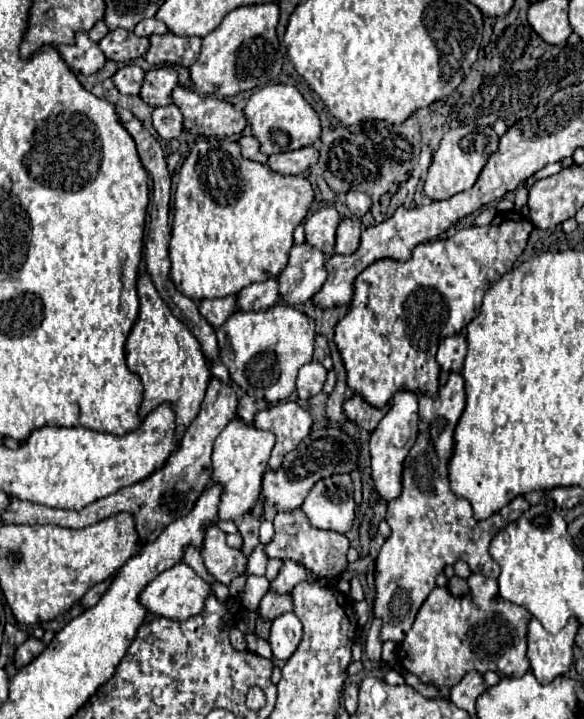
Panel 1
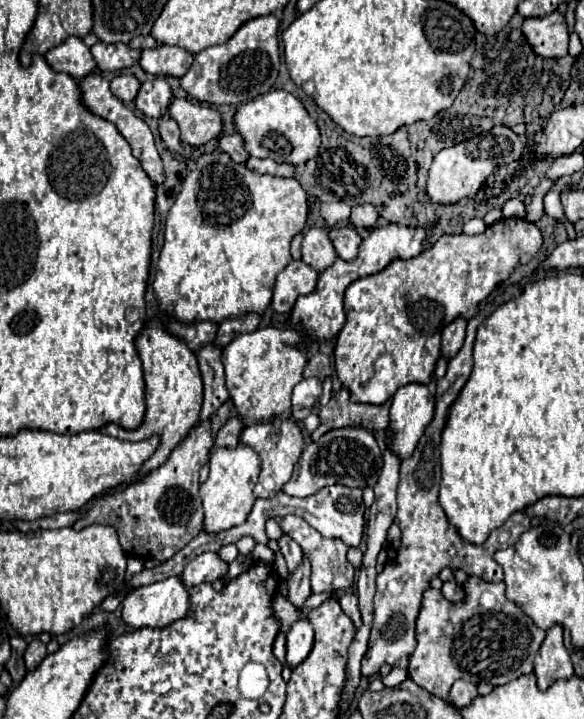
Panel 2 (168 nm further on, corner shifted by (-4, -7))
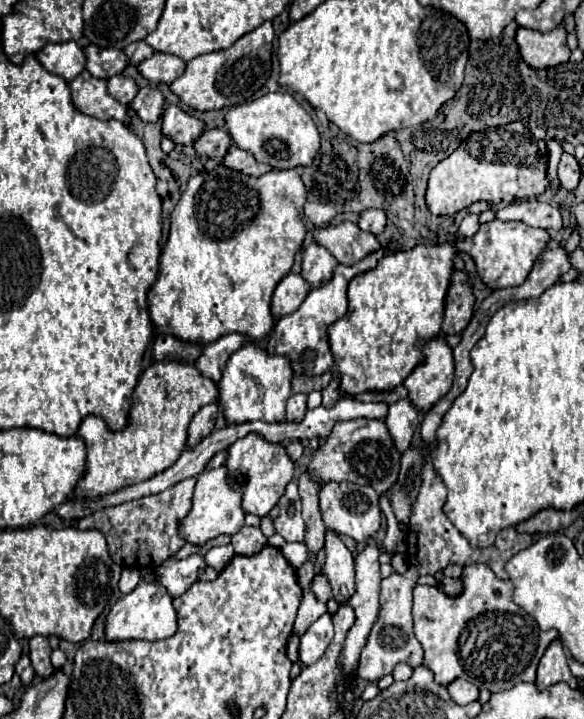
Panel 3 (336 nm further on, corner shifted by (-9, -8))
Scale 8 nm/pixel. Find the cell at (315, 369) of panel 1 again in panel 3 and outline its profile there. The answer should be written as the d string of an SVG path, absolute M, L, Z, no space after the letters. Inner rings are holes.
M293 394L287 400L287 422L301 422L307 412L307 394Z

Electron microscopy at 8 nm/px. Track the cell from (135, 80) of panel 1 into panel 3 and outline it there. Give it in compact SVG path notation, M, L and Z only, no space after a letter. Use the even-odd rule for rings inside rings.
M123 74L109 78L109 94L113 98L117 98L121 104L129 106L133 102L133 98L137 96L137 92L139 92L139 86L133 78L127 78Z

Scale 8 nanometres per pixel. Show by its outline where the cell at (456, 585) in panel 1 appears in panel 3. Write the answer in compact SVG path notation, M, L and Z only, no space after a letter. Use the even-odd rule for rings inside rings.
M443 578L441 580L441 590L449 596L459 596L463 592L463 584L459 578Z

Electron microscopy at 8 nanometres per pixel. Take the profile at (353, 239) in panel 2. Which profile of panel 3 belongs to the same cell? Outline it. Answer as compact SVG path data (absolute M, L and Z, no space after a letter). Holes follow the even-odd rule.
M341 222L337 226L315 228L315 242L325 246L341 264L353 266L363 256L381 248L377 238L369 232L363 232L353 222Z

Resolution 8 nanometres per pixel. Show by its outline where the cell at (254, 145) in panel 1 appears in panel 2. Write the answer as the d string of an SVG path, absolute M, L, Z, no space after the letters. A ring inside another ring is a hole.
M232 133L232 135L222 135L216 143L216 147L224 153L230 155L230 159L234 163L244 163L244 159L248 159L248 153L244 151L244 145L242 145L242 139L238 133Z

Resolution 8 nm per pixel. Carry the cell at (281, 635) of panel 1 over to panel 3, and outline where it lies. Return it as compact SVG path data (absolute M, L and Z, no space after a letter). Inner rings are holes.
M323 614L317 622L313 622L307 632L301 636L301 646L299 646L299 660L309 666L317 662L329 642L333 640L333 624L331 624L331 614Z

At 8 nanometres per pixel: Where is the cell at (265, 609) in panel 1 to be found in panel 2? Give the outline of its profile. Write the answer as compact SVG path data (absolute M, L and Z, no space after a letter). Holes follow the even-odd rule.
M304 555L300 565L294 569L294 573L288 579L288 599L296 605L302 607L304 601L312 595L310 591L310 559Z

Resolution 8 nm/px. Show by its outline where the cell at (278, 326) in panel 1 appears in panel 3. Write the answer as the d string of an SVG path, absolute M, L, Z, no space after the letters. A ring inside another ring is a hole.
M245 342L229 360L219 380L219 402L223 414L231 424L243 424L249 420L281 422L285 420L285 404L291 396L293 370L287 356L269 354L257 342Z

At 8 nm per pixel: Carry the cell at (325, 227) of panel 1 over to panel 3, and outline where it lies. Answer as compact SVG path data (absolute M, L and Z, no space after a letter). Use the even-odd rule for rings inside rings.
M313 242L303 252L301 276L311 284L311 288L319 288L331 280L337 264L339 262L335 260L335 256L327 248Z

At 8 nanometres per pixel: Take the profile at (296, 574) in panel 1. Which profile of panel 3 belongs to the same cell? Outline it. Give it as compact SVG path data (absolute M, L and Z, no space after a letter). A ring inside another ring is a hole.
M291 482L285 494L279 500L281 514L273 520L277 534L285 538L285 542L303 542L305 524L301 518L301 500L297 494L297 482Z

